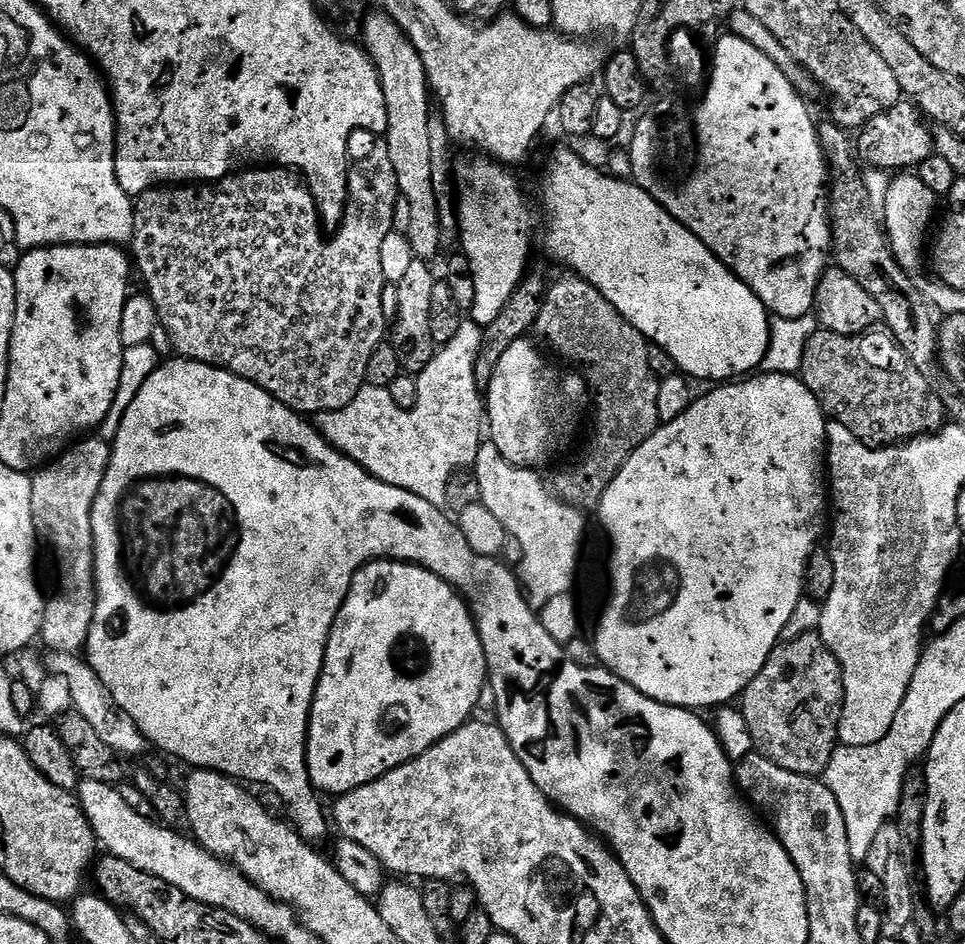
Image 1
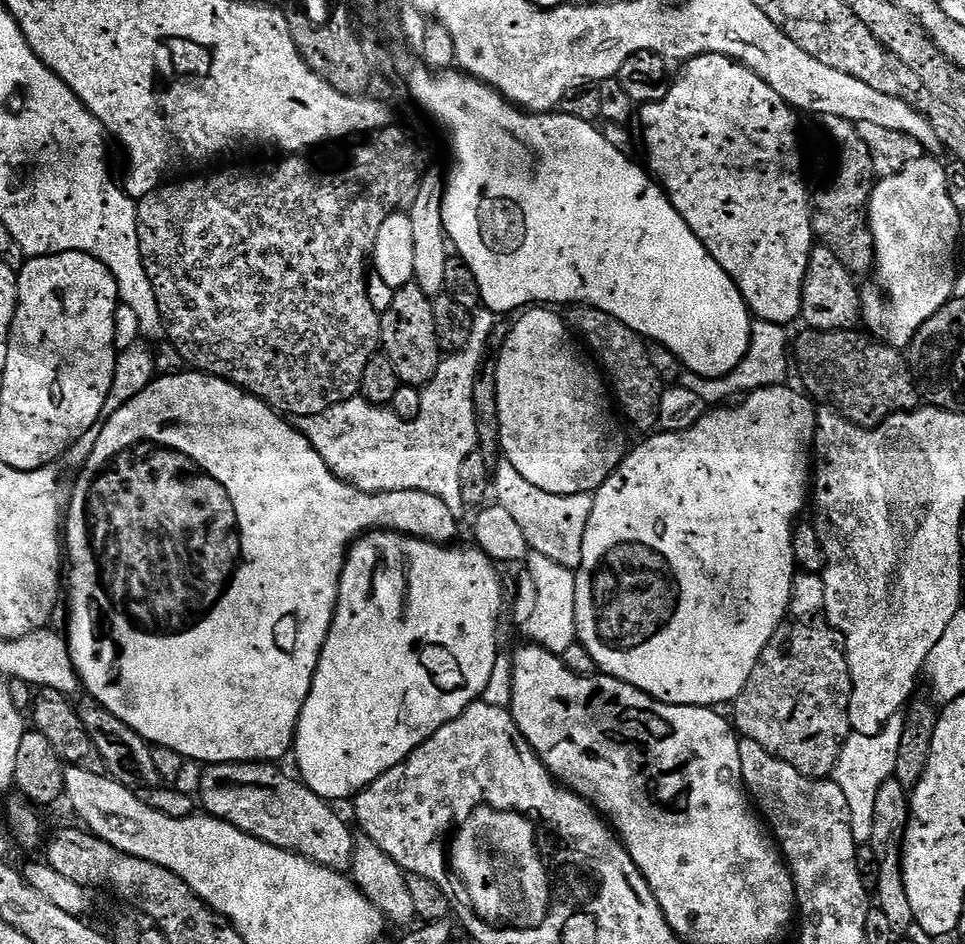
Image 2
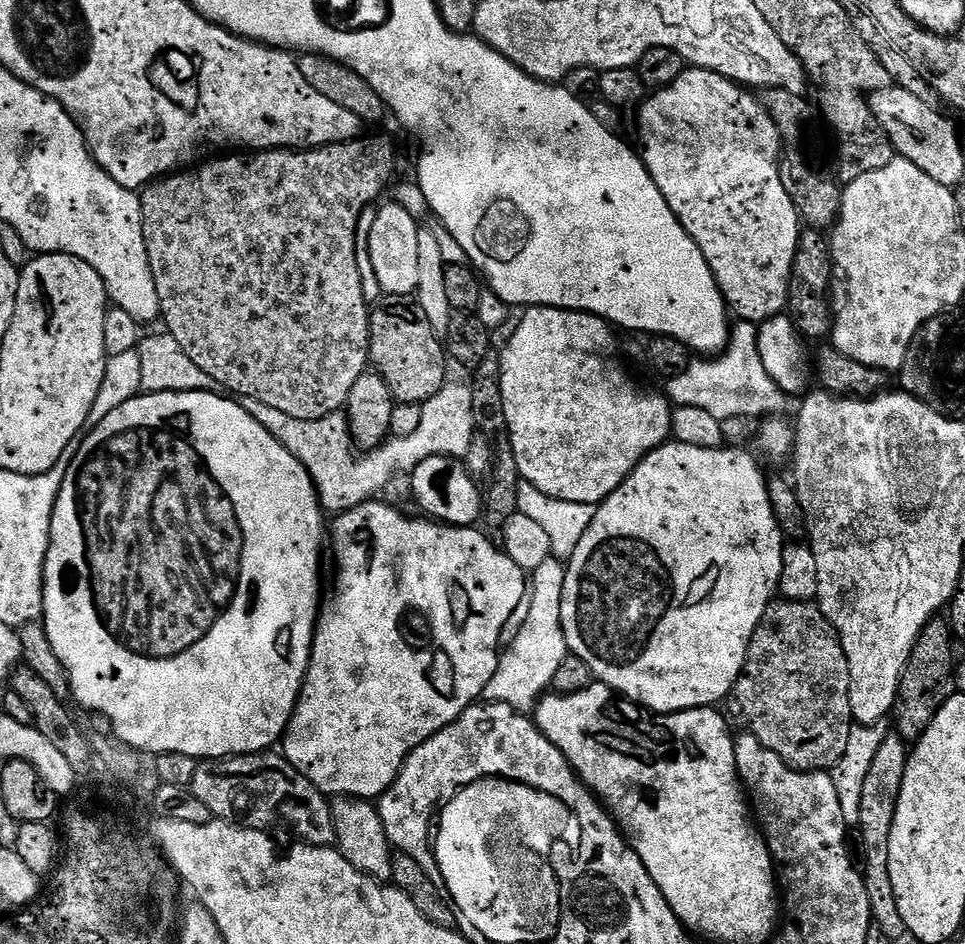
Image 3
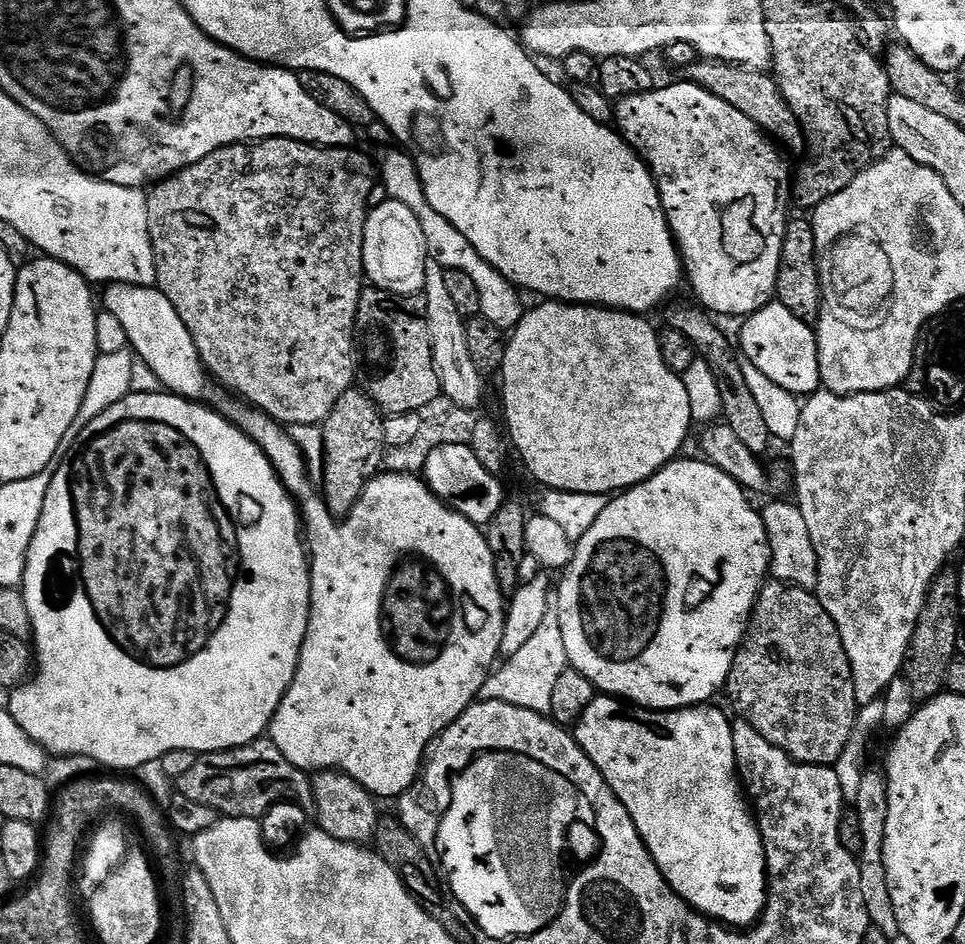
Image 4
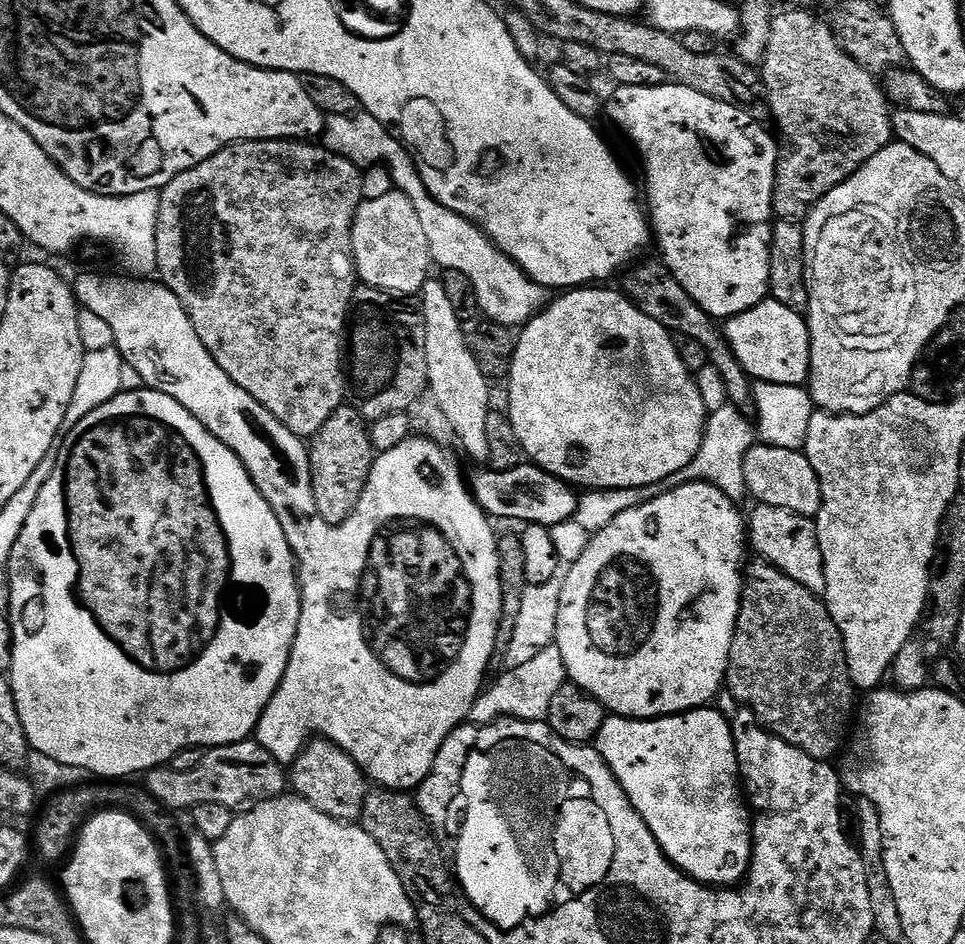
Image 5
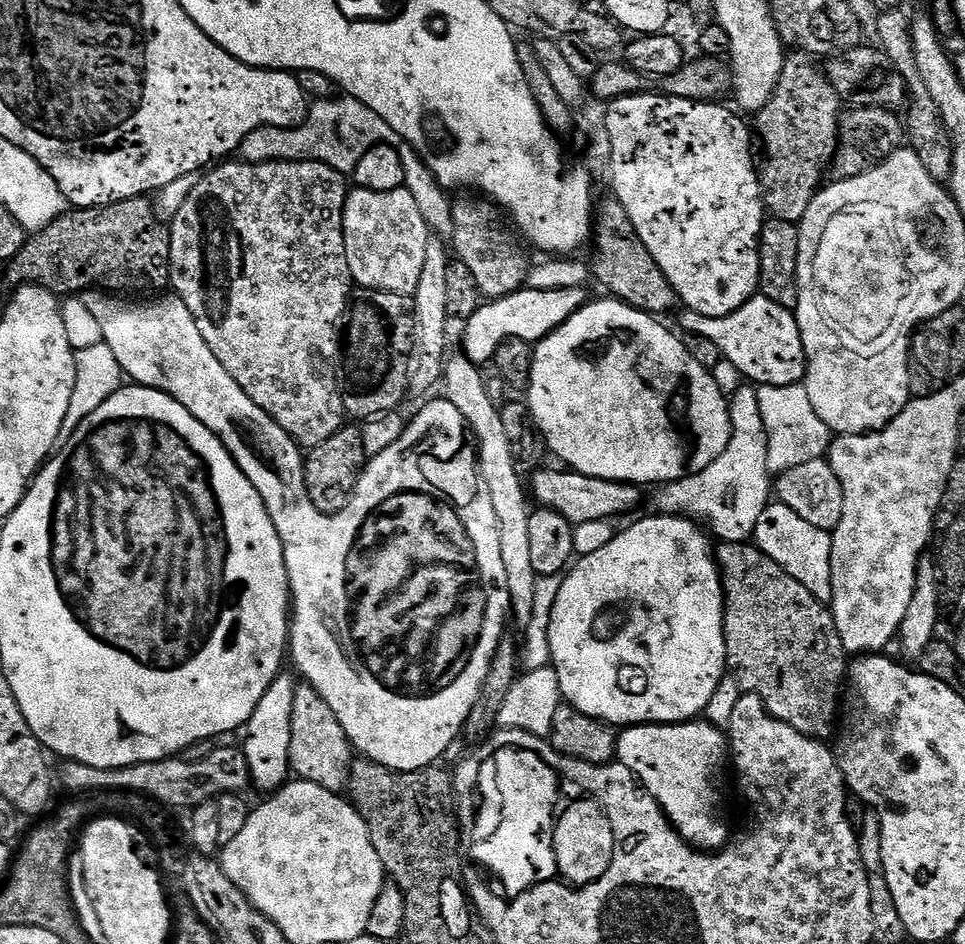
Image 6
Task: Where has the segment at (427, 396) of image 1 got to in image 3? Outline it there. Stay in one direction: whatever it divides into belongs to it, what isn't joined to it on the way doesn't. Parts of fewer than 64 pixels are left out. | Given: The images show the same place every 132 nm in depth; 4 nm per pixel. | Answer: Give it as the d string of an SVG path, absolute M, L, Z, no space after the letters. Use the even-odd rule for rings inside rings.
M445 383L434 398L430 398L422 406L422 423L418 430L409 436L389 438L379 448L371 450L358 450L358 445L352 438L352 431L348 425L348 417L343 411L334 414L326 414L326 418L317 420L303 420L302 418L290 418L283 410L277 410L275 406L266 406L266 402L258 402L258 398L239 397L239 404L310 474L312 484L316 487L316 497L320 499L321 509L328 514L339 514L356 508L359 504L369 503L392 480L395 472L411 473L426 458L435 456L450 456L463 458L466 450L470 450L470 442L474 435L472 422L472 407L470 406L470 387L467 383Z

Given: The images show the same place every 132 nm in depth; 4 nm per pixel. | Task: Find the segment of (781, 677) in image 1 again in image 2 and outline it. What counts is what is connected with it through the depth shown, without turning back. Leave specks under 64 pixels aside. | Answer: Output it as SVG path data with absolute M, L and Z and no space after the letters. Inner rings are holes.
M791 622L781 624L780 629L770 638L770 642L766 642L766 650L762 650L762 654L758 658L758 662L746 682L746 686L740 691L739 696L734 701L734 707L736 707L734 727L743 739L758 742L758 746L762 746L762 750L766 750L774 758L794 766L794 770L798 770L798 774L809 776L811 780L822 780L831 777L832 771L836 768L836 763L840 757L842 746L848 741L852 732L850 714L848 713L850 710L850 698L852 697L852 675L850 675L850 666L848 665L848 654L844 651L840 633L831 624L827 622L821 622L821 624L816 624L820 622L792 623L796 624L791 624Z

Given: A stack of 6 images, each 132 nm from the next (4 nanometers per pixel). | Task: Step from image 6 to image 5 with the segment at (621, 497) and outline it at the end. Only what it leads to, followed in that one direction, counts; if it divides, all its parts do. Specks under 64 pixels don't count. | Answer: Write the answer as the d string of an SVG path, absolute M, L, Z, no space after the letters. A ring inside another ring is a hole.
M520 462L504 472L485 471L474 478L471 477L470 487L480 508L488 513L489 517L497 521L521 520L521 525L537 524L549 530L575 517L578 507L577 489L535 464Z

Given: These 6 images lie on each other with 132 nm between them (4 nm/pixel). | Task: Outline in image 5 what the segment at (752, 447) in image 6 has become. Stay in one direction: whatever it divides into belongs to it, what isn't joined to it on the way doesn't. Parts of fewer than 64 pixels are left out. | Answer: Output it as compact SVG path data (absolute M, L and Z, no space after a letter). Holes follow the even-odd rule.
M721 403L721 408L713 407L708 417L708 425L704 428L702 446L696 457L678 474L659 484L648 484L644 488L605 488L603 490L588 490L583 493L582 503L577 507L574 519L578 526L583 526L589 534L595 534L610 526L618 514L626 514L626 510L634 510L670 490L683 484L692 484L696 480L703 480L705 484L713 484L722 494L737 502L745 499L748 487L744 463L746 454L758 442L758 428L744 413L739 412L733 404Z

